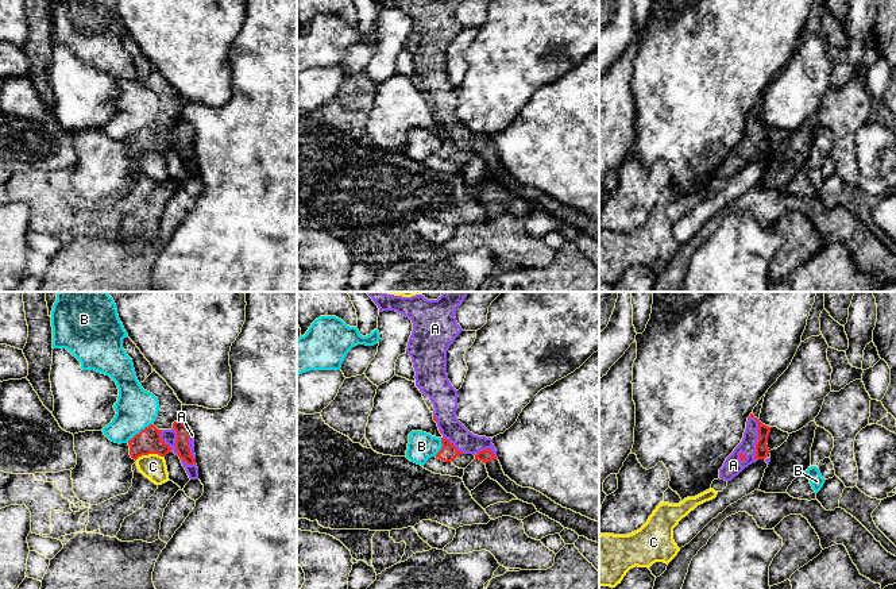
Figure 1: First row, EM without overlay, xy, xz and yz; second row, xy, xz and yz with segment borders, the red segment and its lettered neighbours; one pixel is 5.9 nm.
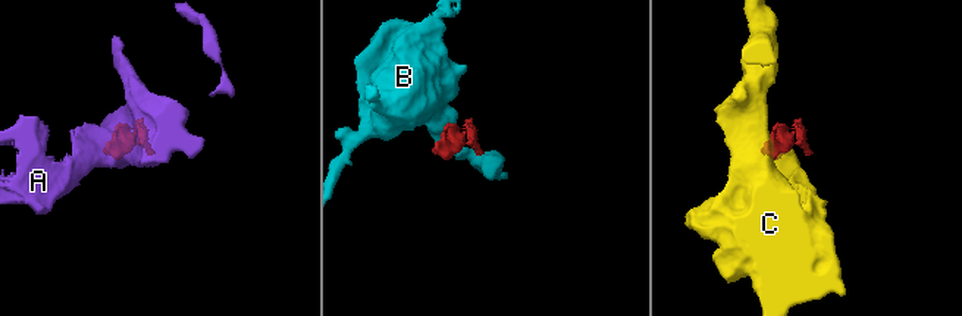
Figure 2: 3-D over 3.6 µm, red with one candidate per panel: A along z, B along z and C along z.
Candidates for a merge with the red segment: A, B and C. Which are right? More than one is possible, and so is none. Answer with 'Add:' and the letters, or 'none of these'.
Add: A

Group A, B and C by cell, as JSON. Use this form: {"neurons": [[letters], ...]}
{"neurons": [["A"], ["B"], ["C"]]}

